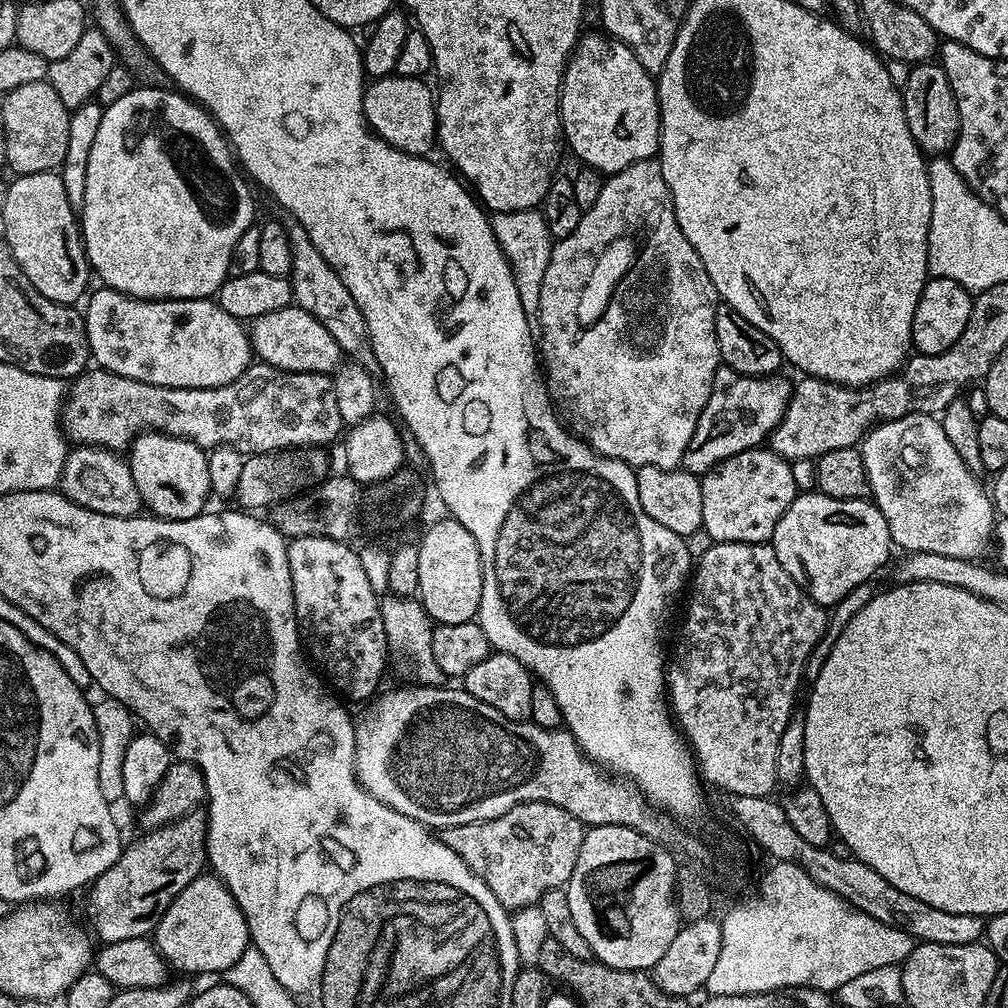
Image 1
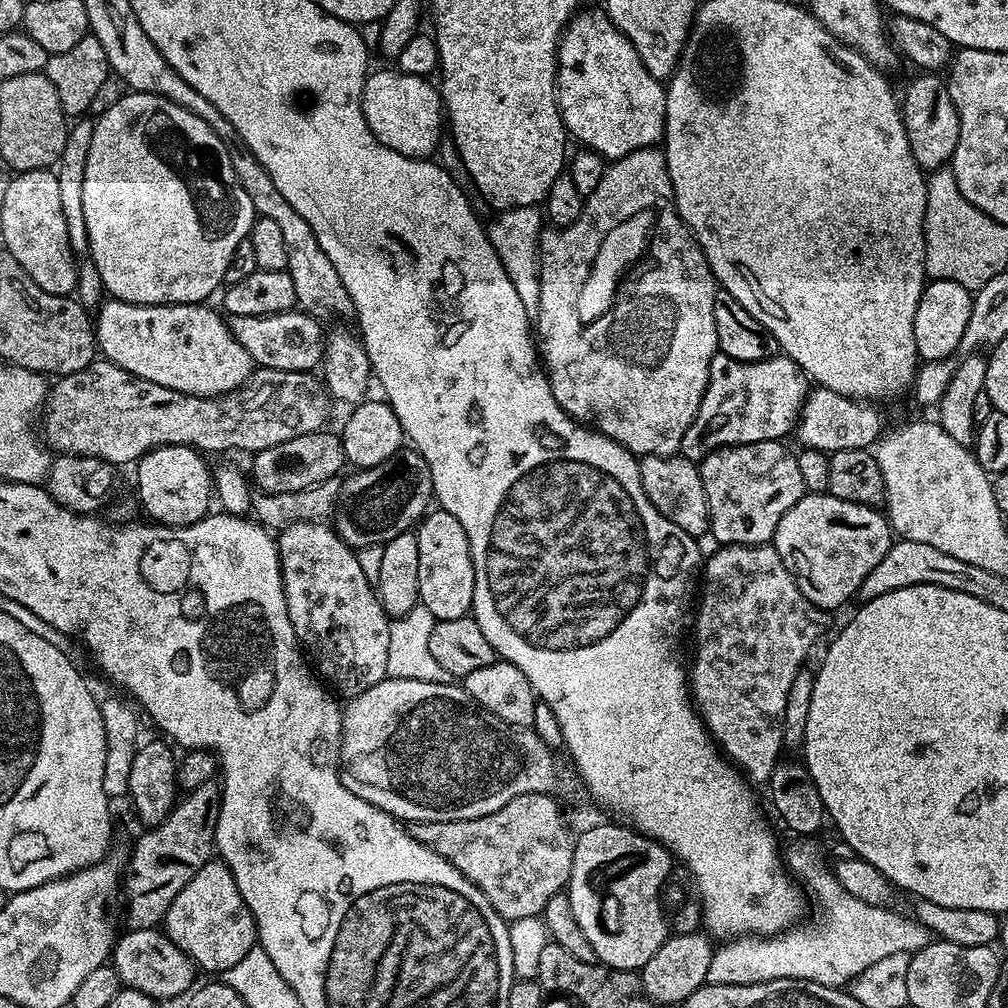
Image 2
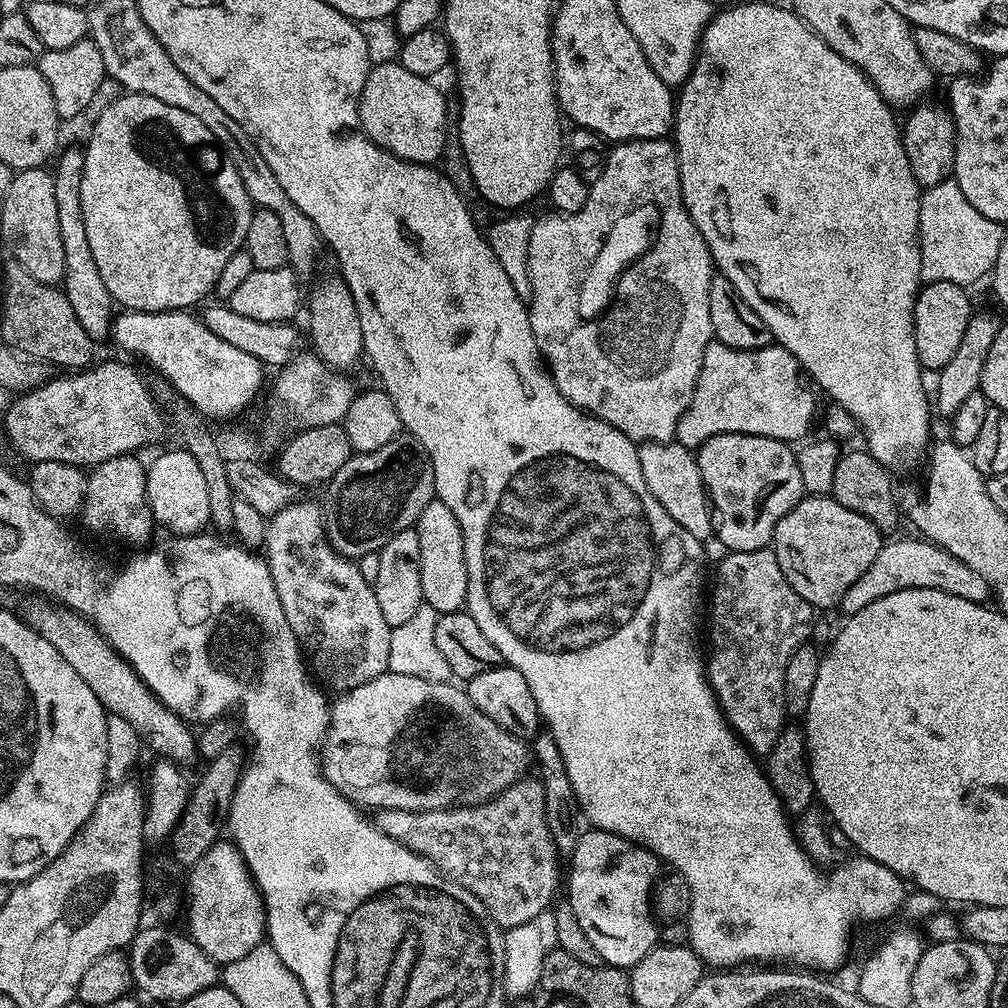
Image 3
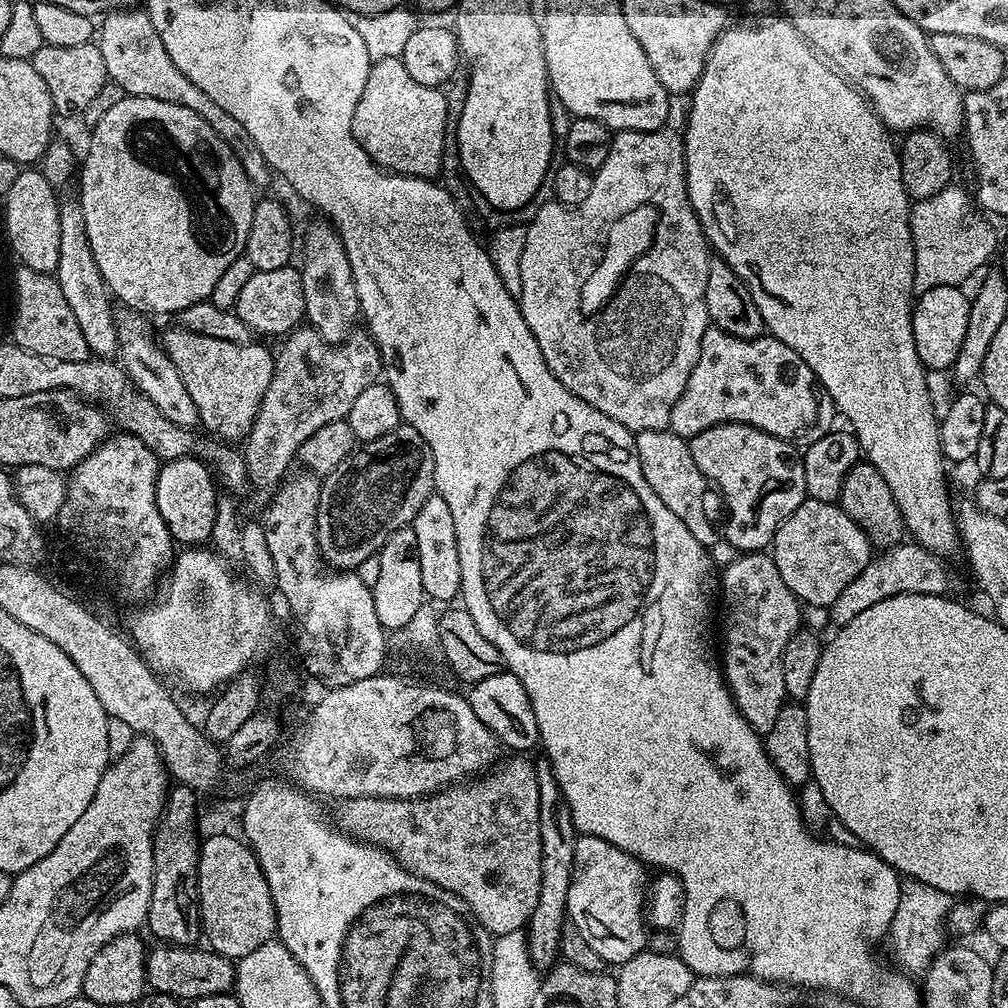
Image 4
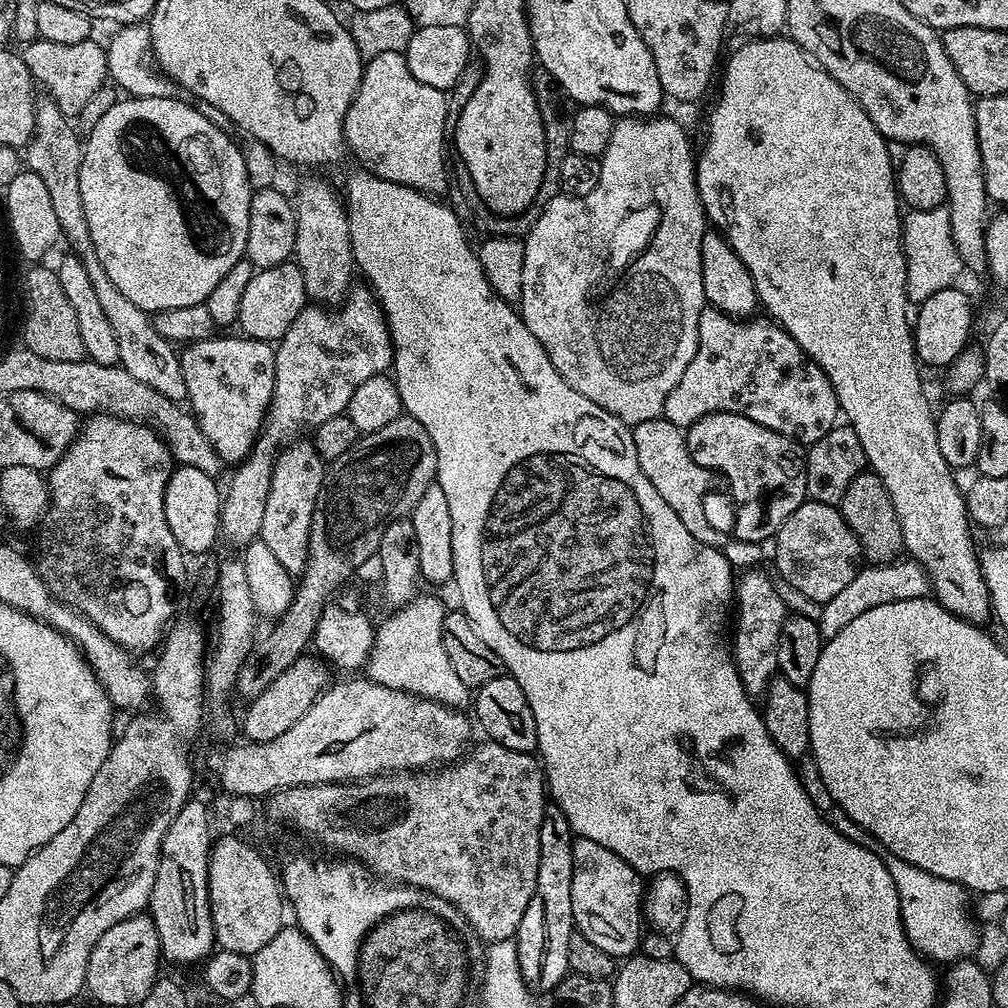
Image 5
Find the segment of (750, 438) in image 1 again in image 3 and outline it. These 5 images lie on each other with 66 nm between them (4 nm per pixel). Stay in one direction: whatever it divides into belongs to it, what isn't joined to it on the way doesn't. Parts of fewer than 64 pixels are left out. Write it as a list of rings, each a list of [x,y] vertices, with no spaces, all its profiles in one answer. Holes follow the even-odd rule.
[[[714,338],[706,346],[706,354],[702,354],[702,370],[690,406],[686,406],[676,427],[675,443],[695,450],[716,434],[754,434],[785,442],[803,441],[812,423],[818,420],[816,395],[818,389],[812,377],[790,350],[773,342],[765,348],[743,352]]]

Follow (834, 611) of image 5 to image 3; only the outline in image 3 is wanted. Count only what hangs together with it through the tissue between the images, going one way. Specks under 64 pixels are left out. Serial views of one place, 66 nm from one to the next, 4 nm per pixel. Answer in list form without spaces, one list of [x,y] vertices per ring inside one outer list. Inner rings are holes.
[[[923,538],[916,540],[891,540],[883,544],[870,562],[869,568],[842,594],[838,605],[845,617],[858,614],[858,610],[866,610],[870,602],[878,602],[878,598],[886,598],[886,594],[898,594],[898,590],[914,590],[915,588],[937,588],[946,594],[958,594],[958,598],[966,598],[975,604],[983,604],[989,599],[990,589],[982,574],[970,570],[966,562],[954,558],[944,548]]]

